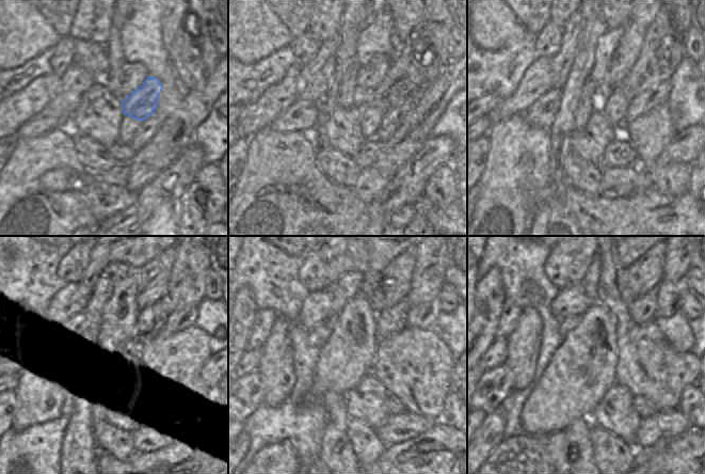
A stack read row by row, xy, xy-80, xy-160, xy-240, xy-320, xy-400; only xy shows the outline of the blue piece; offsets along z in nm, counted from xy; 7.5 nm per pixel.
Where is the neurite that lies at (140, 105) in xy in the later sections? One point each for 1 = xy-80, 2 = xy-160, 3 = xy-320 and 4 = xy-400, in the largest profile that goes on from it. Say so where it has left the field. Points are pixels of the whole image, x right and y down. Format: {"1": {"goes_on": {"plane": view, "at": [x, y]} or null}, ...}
{"1": {"goes_on": {"plane": "xy-80", "at": [405, 76]}}, "2": {"goes_on": {"plane": "xy-160", "at": [662, 44]}}, "3": {"goes_on": {"plane": "xy-320", "at": [429, 275]}}, "4": {"goes_on": {"plane": "xy-400", "at": [676, 261]}}}

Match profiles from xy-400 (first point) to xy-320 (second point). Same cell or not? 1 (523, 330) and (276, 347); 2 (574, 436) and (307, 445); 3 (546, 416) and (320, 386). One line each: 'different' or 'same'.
1: same
2: different
3: same

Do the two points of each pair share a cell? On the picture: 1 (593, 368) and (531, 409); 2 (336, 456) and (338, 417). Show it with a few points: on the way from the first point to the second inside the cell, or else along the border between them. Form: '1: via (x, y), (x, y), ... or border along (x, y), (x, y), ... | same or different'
1: via (578, 379), (546, 409) | same
2: via (334, 446), (336, 427) | same

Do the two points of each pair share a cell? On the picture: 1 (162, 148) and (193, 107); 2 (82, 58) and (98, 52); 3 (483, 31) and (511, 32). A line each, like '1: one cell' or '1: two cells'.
1: one cell
2: one cell
3: one cell

